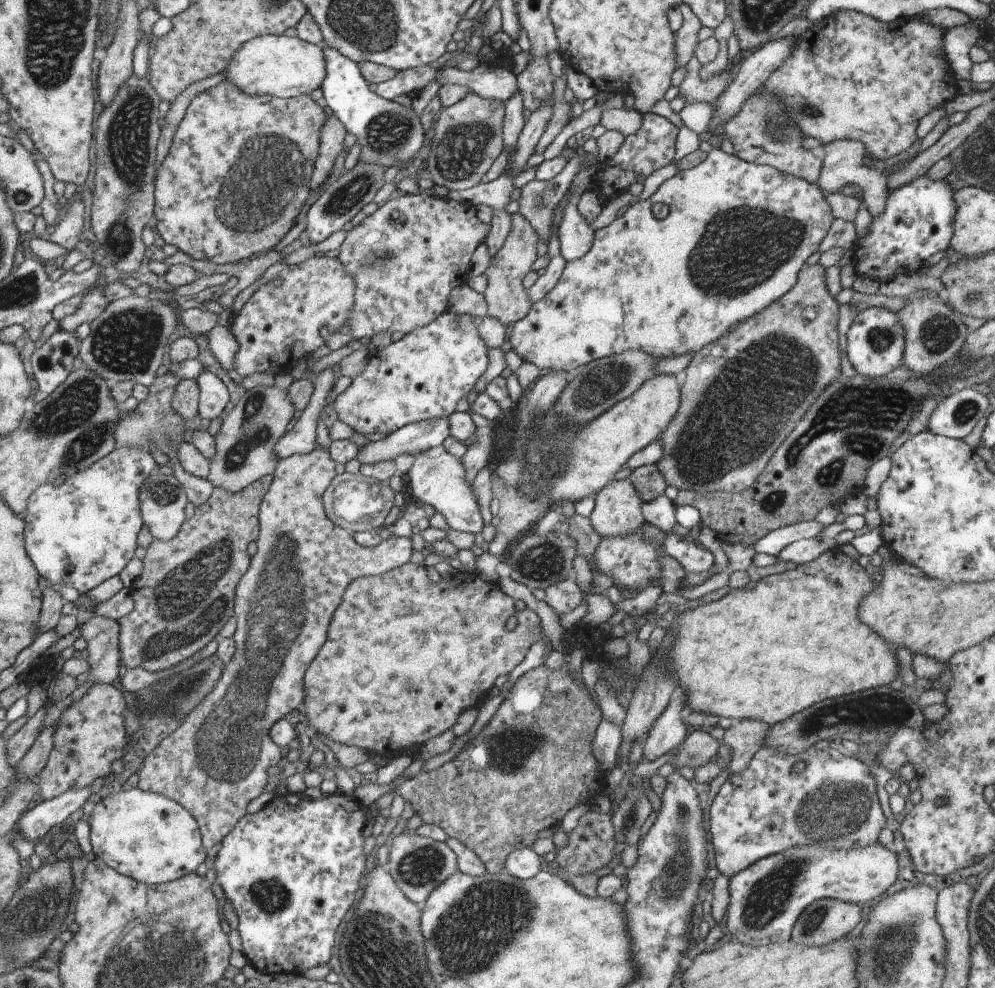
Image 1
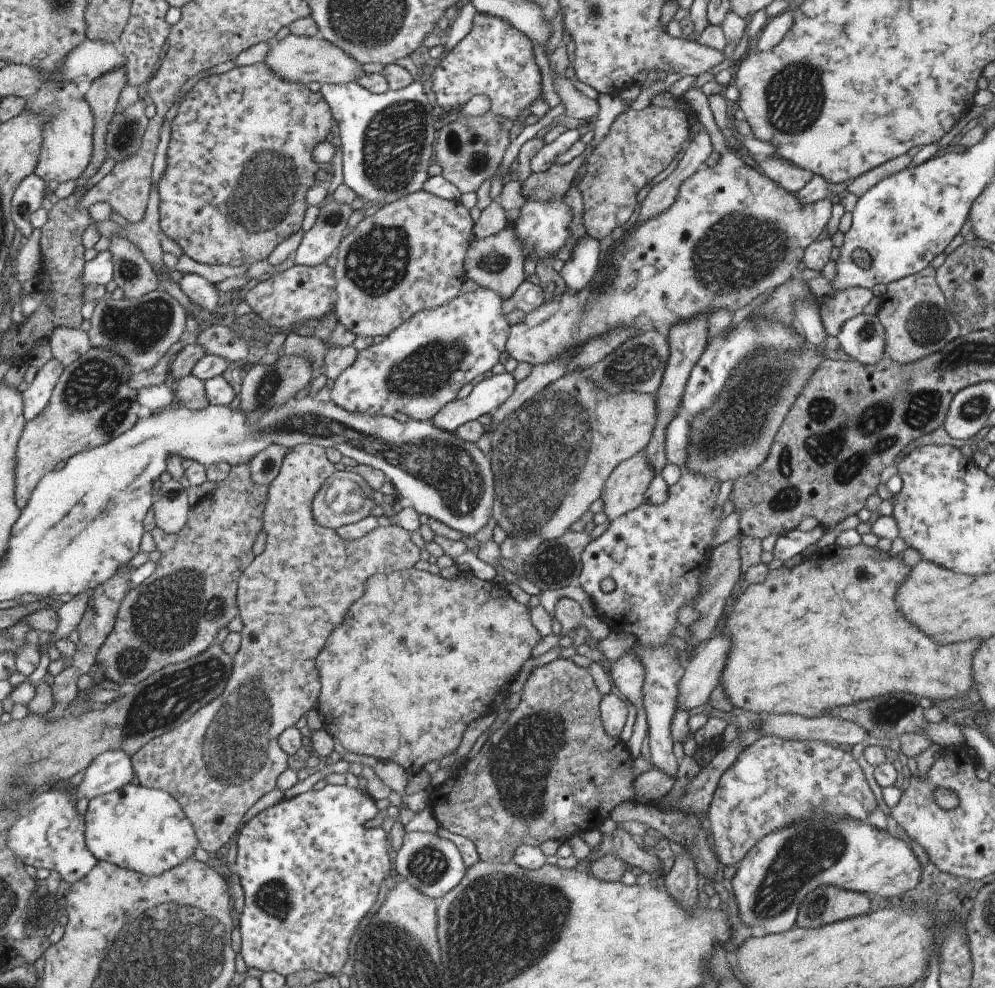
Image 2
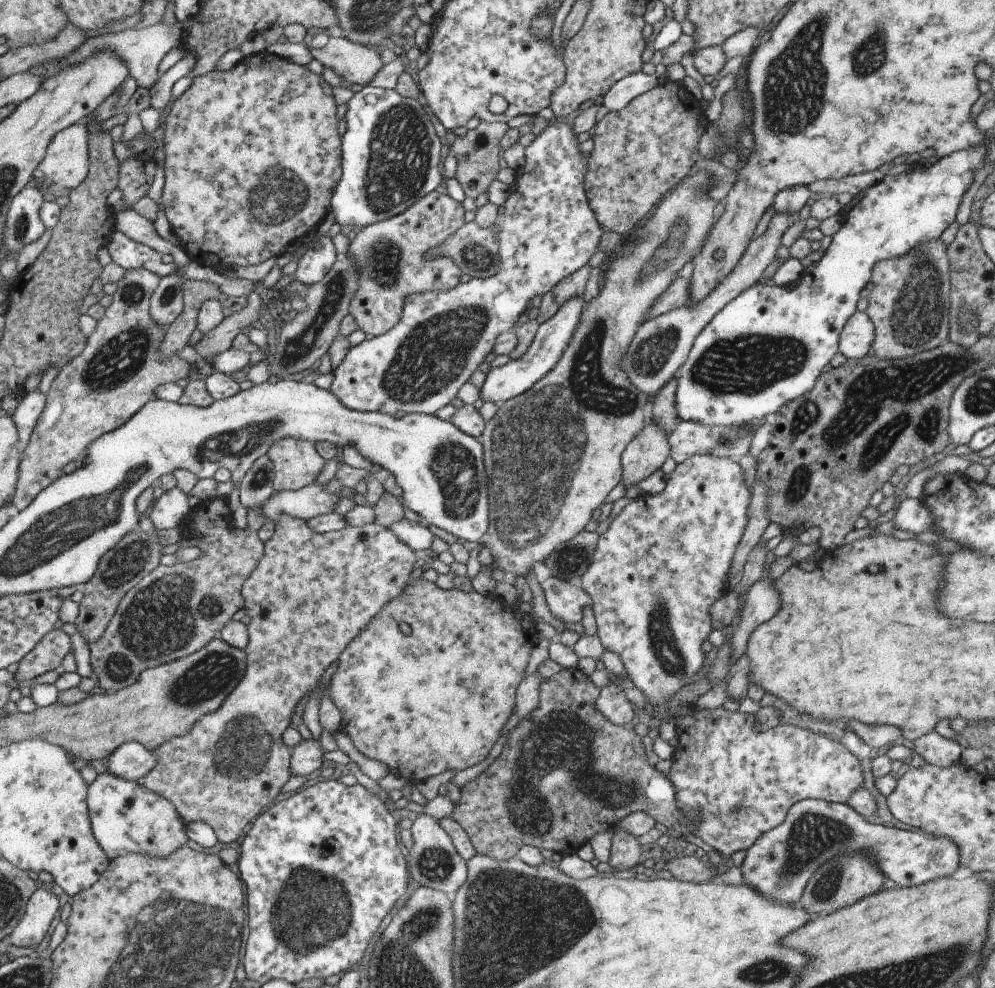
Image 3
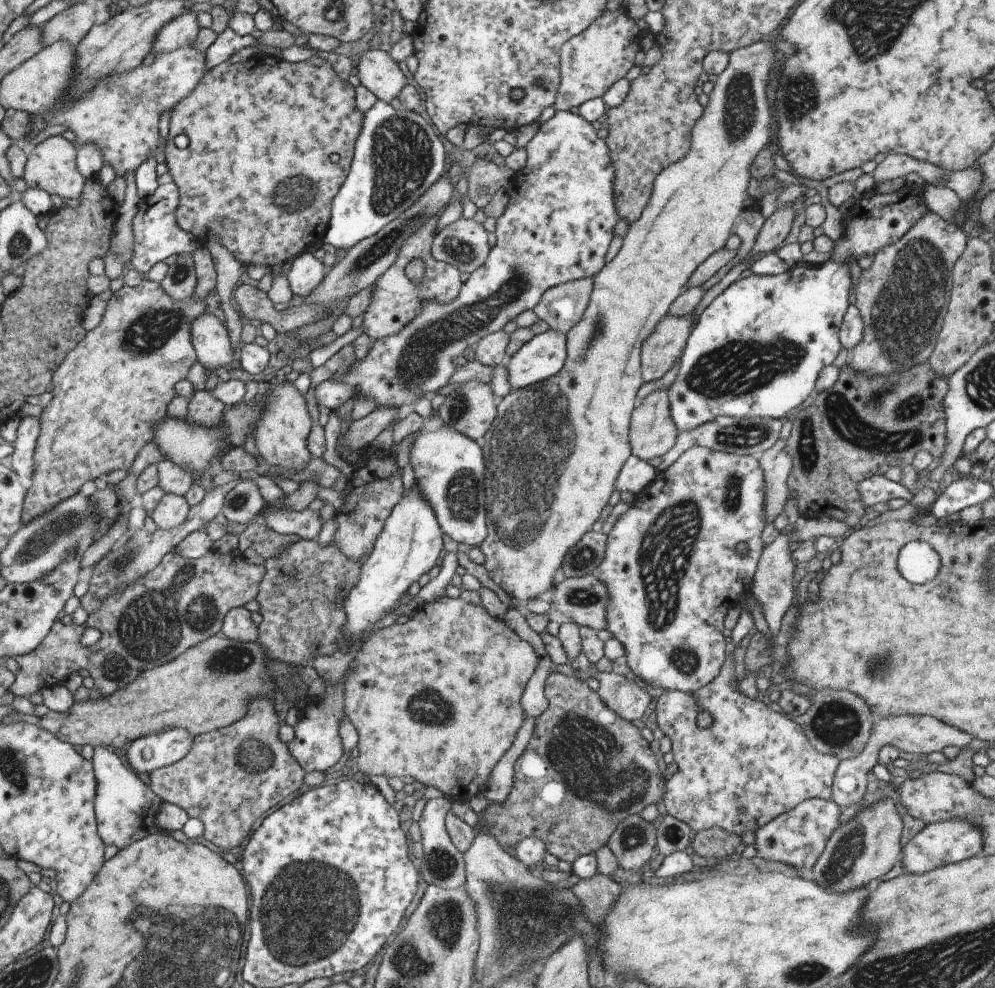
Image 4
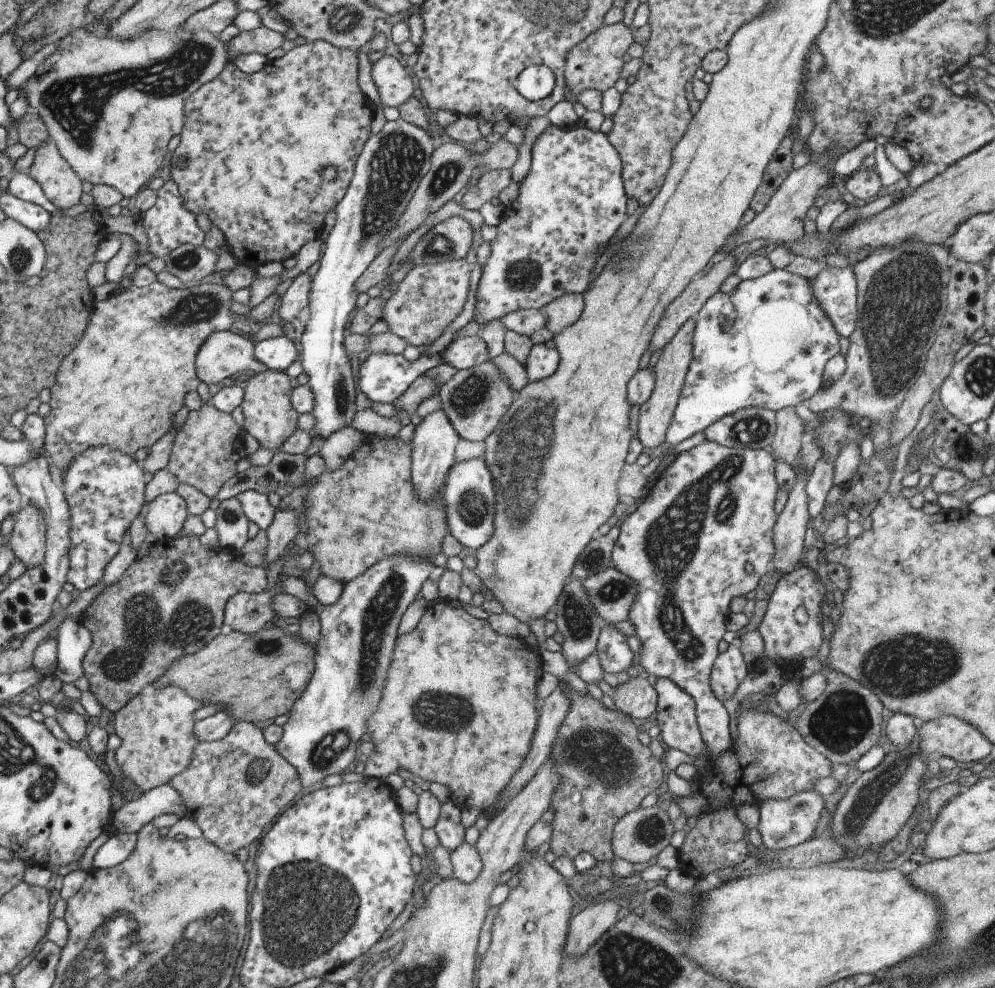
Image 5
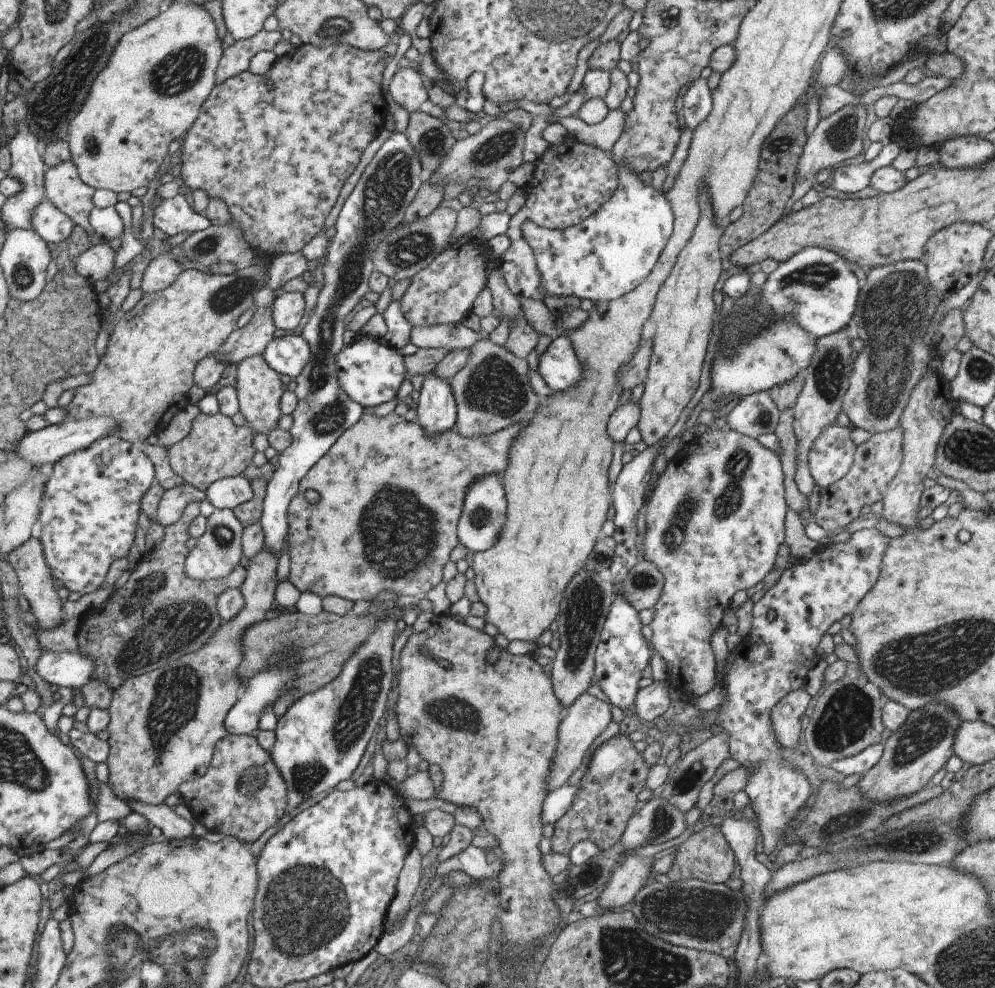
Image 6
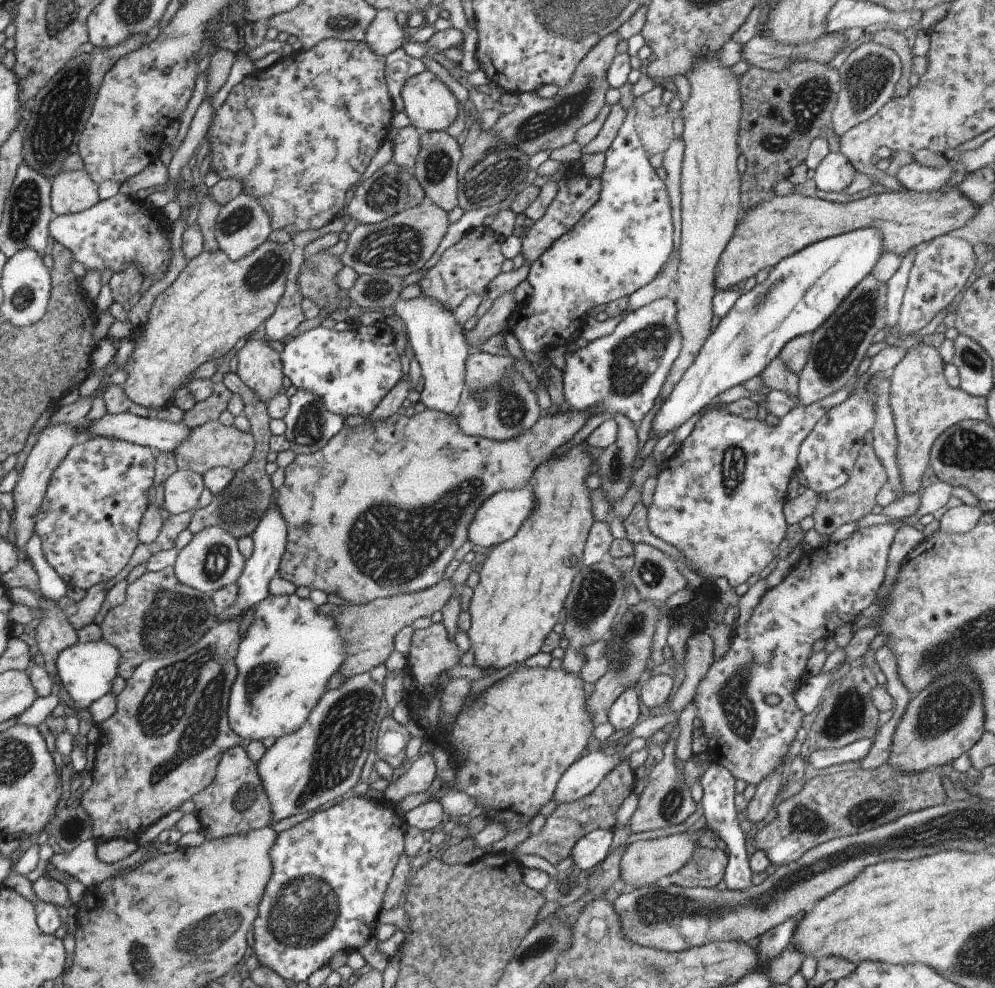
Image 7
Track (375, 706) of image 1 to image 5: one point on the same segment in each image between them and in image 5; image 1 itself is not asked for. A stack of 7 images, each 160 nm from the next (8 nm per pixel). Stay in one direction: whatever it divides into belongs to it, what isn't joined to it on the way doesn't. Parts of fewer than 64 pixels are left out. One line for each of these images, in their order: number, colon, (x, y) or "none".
2: (419, 657)
3: (436, 700)
4: (438, 699)
5: (458, 707)

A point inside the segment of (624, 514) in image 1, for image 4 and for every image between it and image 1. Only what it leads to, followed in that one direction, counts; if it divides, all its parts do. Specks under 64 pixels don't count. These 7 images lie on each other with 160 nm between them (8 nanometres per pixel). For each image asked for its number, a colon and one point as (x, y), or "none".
2: (624, 490)
3: (645, 453)
4: (651, 432)

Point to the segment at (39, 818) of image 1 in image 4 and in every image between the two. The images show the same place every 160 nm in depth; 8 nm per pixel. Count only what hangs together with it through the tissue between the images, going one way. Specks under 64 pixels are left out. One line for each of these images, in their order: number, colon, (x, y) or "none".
2: (109, 771)
3: (131, 761)
4: (145, 754)

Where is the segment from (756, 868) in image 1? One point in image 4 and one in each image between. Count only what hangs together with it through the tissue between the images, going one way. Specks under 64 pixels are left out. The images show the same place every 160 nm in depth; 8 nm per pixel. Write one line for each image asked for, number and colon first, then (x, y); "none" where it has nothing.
2: (782, 868)
3: (778, 864)
4: (797, 837)

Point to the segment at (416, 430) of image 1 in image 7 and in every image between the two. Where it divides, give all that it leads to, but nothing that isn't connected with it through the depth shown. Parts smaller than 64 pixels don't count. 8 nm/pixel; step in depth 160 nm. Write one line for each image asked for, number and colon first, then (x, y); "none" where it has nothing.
2: (486, 396)
3: (551, 338)
4: (543, 356)
5: (542, 361)
6: (558, 367)
7: (623, 372)

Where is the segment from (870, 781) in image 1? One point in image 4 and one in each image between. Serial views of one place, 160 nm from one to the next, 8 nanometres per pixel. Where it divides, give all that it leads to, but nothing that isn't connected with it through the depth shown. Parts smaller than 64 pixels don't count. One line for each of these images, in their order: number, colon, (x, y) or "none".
2: (774, 781)
3: (738, 783)
4: (753, 764)

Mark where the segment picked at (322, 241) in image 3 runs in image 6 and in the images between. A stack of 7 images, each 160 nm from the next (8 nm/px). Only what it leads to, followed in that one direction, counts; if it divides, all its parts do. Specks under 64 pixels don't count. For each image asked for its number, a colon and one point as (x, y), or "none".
4: (306, 272)
5: (294, 299)
6: (287, 308)

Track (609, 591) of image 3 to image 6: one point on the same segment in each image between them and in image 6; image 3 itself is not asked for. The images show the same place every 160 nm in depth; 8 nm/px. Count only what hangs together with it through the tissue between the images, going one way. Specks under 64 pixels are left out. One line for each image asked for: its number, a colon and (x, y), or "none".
4: (673, 564)
5: (709, 513)
6: (714, 520)

